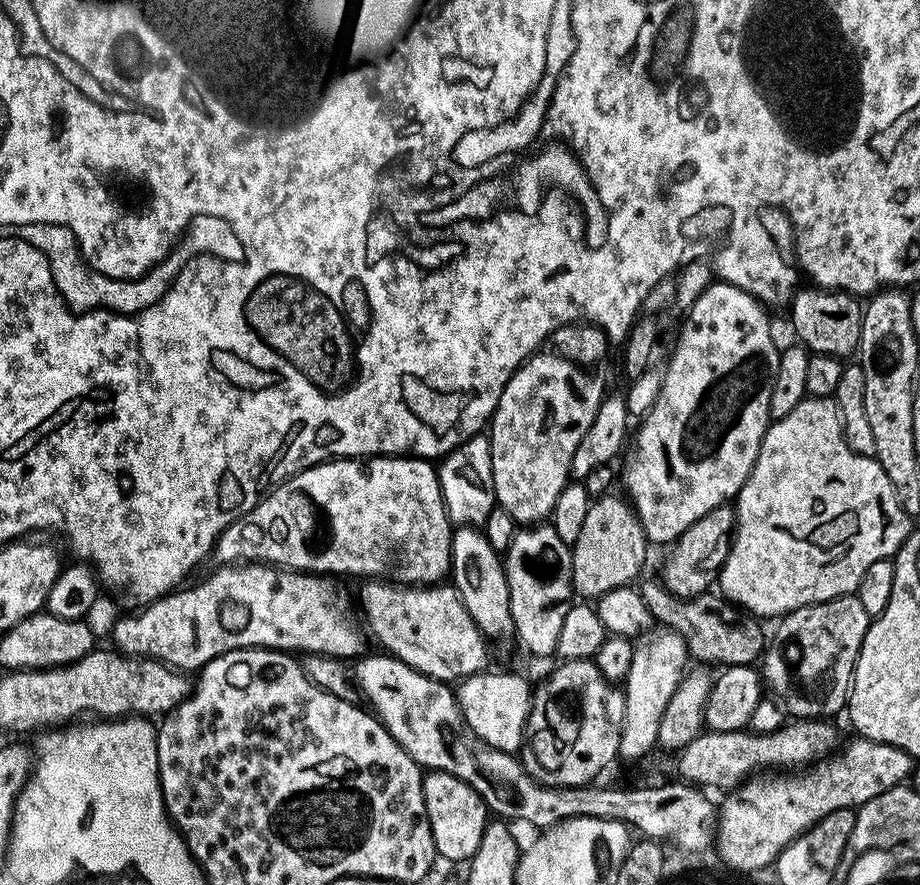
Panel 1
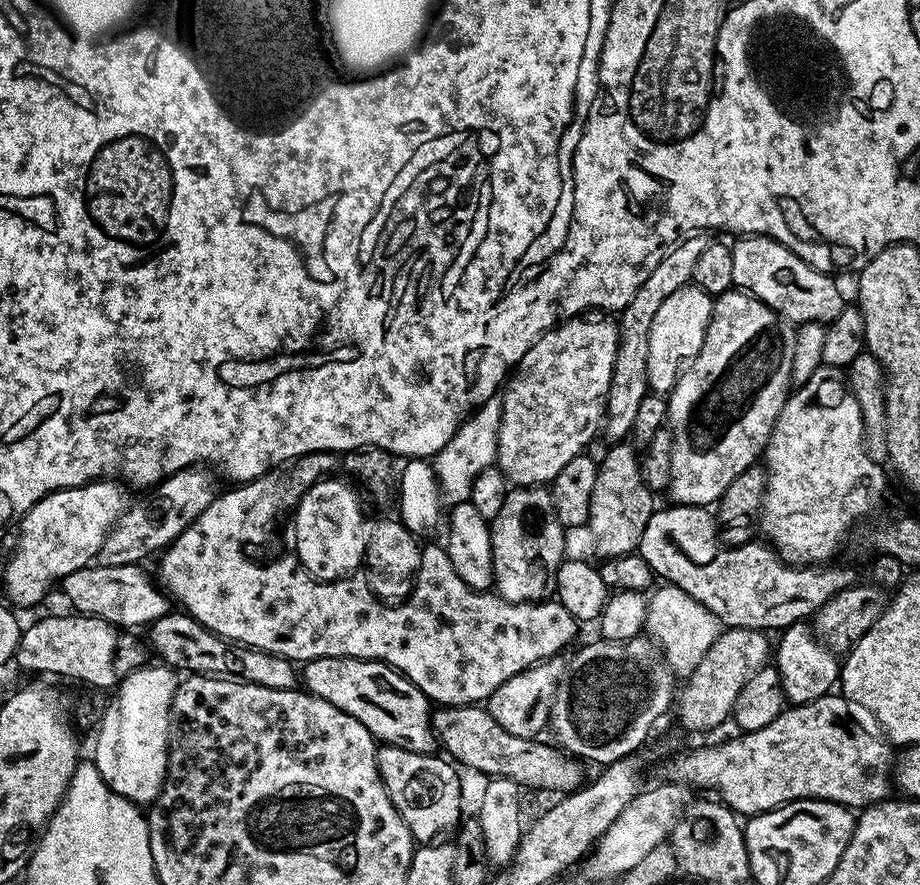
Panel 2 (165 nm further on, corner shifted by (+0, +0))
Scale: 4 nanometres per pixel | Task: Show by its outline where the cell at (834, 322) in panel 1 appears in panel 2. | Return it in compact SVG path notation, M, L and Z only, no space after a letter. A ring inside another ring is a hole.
M741 235L737 240L740 241L731 245L730 254L734 285L737 289L755 296L793 326L827 326L834 318L838 318L838 314L842 314L846 300L829 273L811 268L806 262L802 262L802 258L798 258L798 254L769 236Z

